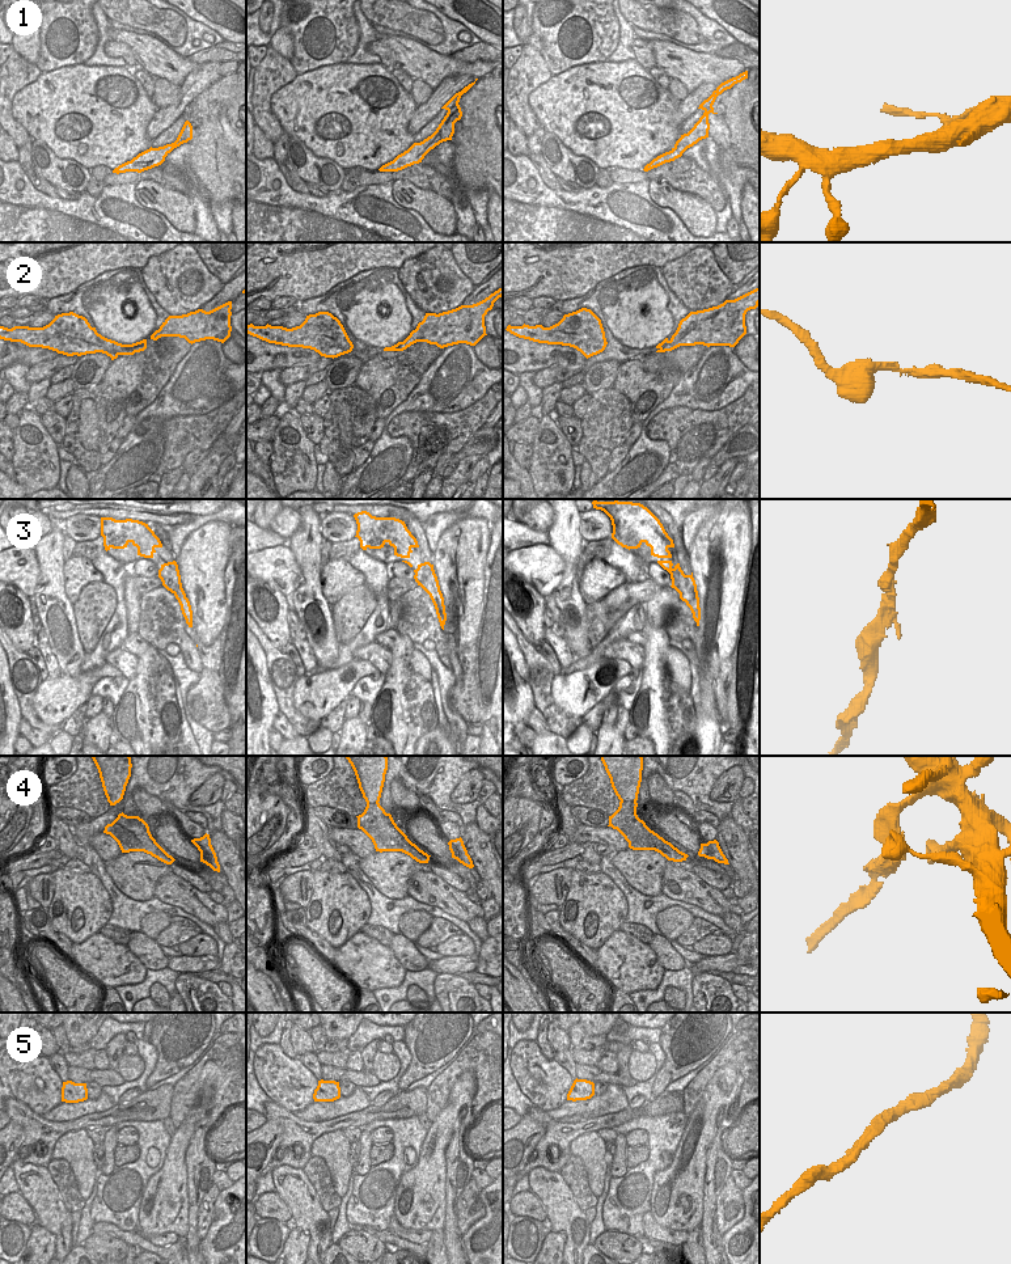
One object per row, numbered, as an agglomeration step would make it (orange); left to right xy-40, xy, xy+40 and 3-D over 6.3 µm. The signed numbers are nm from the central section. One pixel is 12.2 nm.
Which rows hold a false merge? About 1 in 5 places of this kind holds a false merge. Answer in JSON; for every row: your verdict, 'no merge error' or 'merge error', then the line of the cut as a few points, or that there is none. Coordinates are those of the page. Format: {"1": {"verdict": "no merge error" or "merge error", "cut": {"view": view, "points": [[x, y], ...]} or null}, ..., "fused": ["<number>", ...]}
{"1": {"verdict": "merge error", "cut": {"view": "xy", "points": [[447, 114], [455, 122]]}}, "2": {"verdict": "no merge error", "cut": null}, "3": {"verdict": "no merge error", "cut": null}, "4": {"verdict": "merge error", "cut": {"view": "xy+40", "points": [[621, 799], [635, 802]]}}, "5": {"verdict": "no merge error", "cut": null}, "fused": ["1", "4"]}

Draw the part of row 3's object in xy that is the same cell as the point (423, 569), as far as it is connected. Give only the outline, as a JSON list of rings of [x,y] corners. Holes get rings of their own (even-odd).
[[[424,562],[418,565],[418,568],[414,570],[414,579],[431,597],[436,614],[440,622],[441,629],[444,630],[444,625],[447,621],[444,597],[440,591],[439,580],[433,570],[433,565],[430,562]]]

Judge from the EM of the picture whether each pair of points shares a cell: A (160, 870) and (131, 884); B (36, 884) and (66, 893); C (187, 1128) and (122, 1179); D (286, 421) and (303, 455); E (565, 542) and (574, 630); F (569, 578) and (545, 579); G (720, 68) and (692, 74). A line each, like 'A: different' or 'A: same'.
A: same
B: different
C: different
D: same
E: same
F: different
G: same

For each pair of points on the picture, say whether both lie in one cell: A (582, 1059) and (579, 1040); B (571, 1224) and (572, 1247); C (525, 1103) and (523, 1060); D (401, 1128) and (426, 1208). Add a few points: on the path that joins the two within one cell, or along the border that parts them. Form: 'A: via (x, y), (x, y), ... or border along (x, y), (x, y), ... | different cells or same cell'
A: border along (603, 1045), (589, 1049), (571, 1048) | different cells
B: via (572, 1229), (572, 1242) | same cell
C: border along (516, 1081), (520, 1091), (533, 1104) | different cells
D: border along (424, 1138), (418, 1162), (401, 1176), (396, 1193) | different cells

